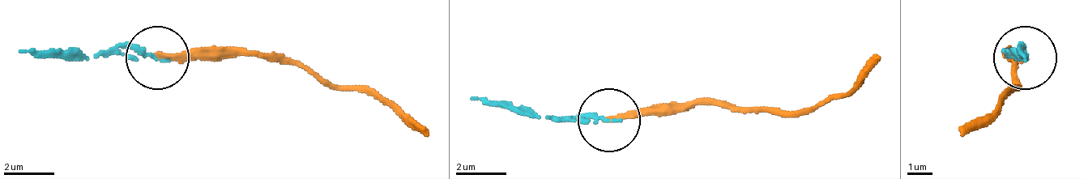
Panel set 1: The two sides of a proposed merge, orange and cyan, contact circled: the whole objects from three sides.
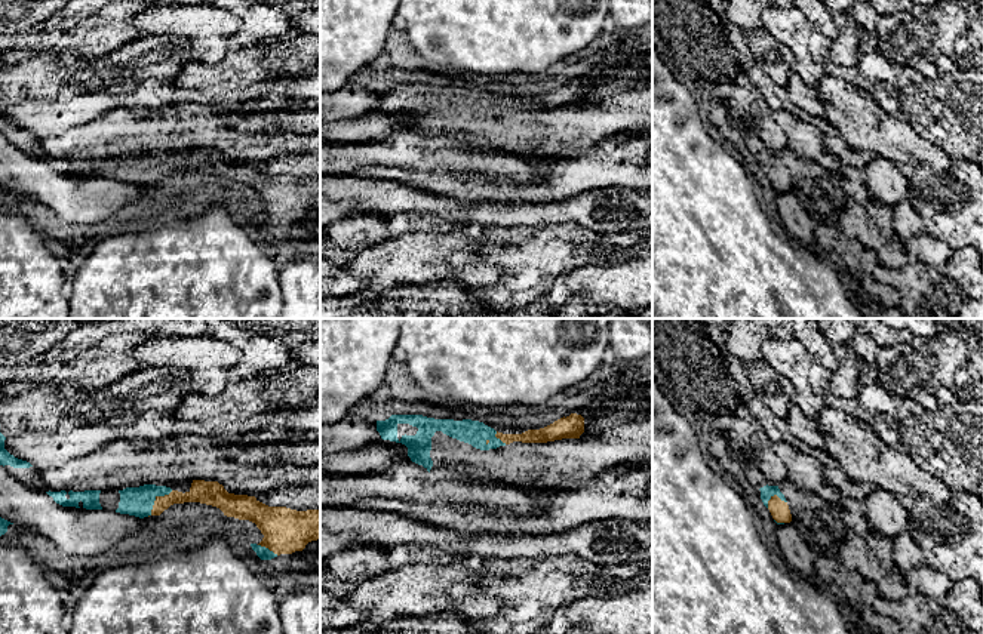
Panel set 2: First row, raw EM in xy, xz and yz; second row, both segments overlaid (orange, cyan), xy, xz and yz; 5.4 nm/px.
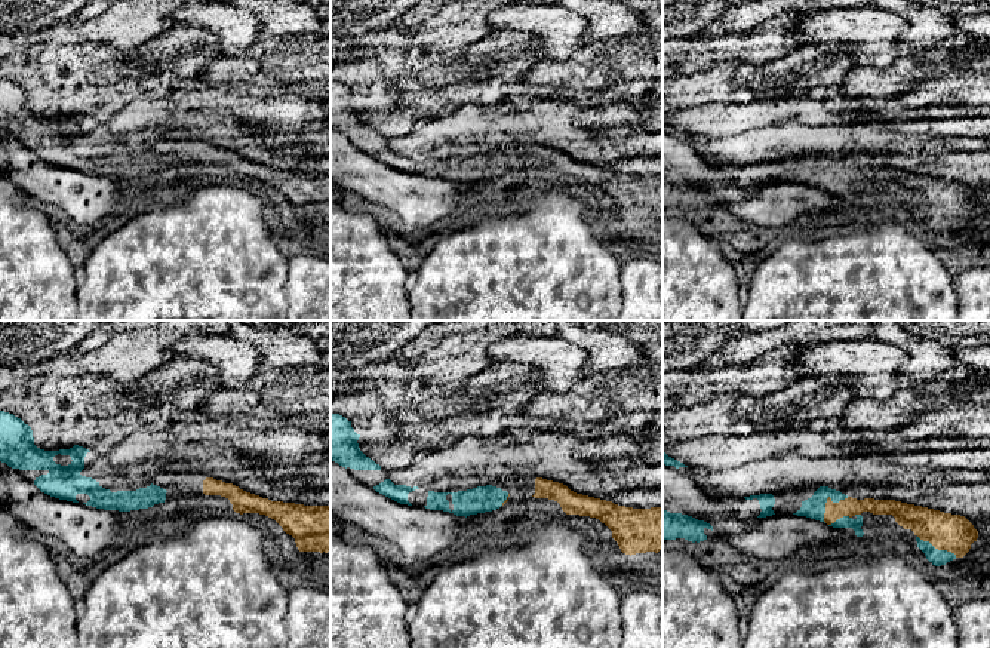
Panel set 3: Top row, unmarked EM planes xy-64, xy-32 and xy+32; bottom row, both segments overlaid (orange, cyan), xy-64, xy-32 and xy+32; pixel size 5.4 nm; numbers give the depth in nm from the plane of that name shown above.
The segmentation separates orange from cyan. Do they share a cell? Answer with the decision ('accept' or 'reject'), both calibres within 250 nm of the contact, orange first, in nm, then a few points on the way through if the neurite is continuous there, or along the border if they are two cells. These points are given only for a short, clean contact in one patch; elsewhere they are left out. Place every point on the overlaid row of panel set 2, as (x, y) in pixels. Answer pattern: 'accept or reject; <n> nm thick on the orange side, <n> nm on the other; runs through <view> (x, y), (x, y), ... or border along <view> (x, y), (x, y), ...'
accept; 120 nm thick on the orange side, 160 nm on the other

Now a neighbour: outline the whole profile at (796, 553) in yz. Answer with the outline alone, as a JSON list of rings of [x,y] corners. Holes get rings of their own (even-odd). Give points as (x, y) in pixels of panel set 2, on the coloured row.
[[[792,521],[777,524],[775,536],[783,558],[795,575],[802,578],[815,575],[814,554],[799,529]]]

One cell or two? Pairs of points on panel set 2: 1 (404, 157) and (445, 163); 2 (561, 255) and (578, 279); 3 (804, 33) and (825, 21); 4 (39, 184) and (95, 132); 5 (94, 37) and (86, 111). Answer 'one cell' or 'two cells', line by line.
1: one cell
2: two cells
3: two cells
4: two cells
5: two cells

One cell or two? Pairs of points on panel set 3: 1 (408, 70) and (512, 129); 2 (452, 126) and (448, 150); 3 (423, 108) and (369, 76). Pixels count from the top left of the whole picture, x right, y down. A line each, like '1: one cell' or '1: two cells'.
1: two cells
2: one cell
3: one cell

